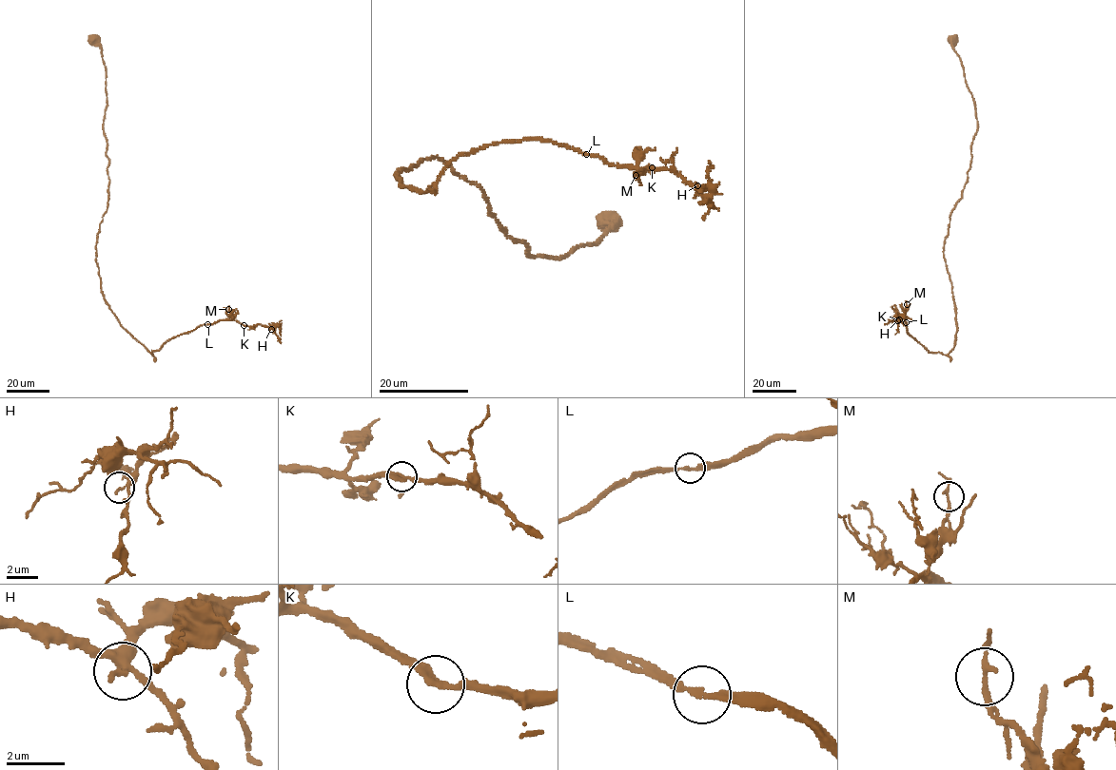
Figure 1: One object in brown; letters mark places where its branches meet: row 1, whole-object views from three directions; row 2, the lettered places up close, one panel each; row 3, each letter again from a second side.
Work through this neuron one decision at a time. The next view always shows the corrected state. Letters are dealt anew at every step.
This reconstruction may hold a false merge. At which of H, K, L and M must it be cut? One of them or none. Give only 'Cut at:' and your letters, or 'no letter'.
Cut at: no letter

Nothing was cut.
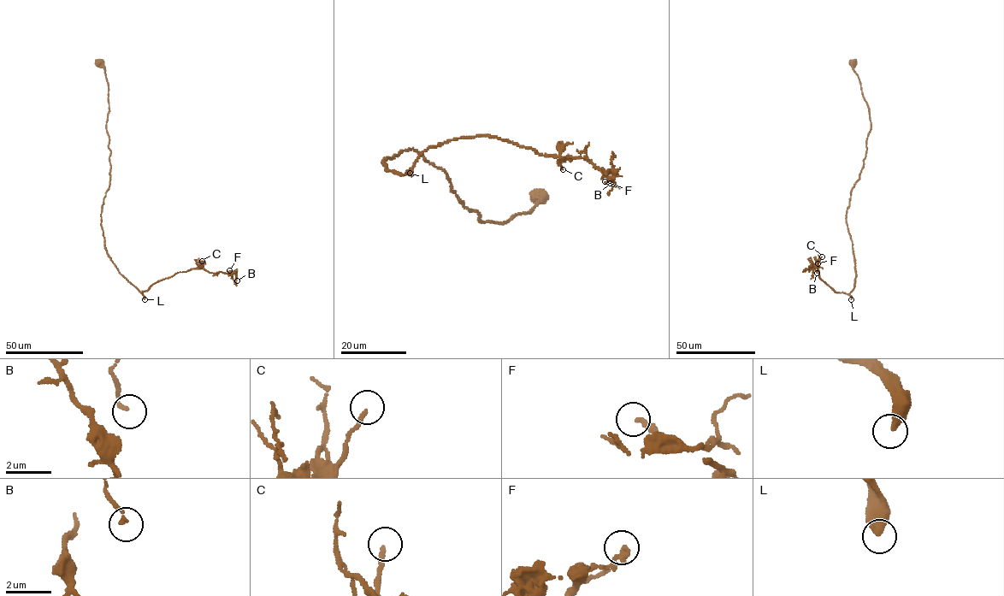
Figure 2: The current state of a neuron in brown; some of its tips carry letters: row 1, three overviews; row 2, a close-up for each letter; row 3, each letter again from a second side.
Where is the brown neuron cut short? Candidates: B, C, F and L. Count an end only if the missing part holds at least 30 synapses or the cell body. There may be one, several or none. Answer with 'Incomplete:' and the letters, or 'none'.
Incomplete: L

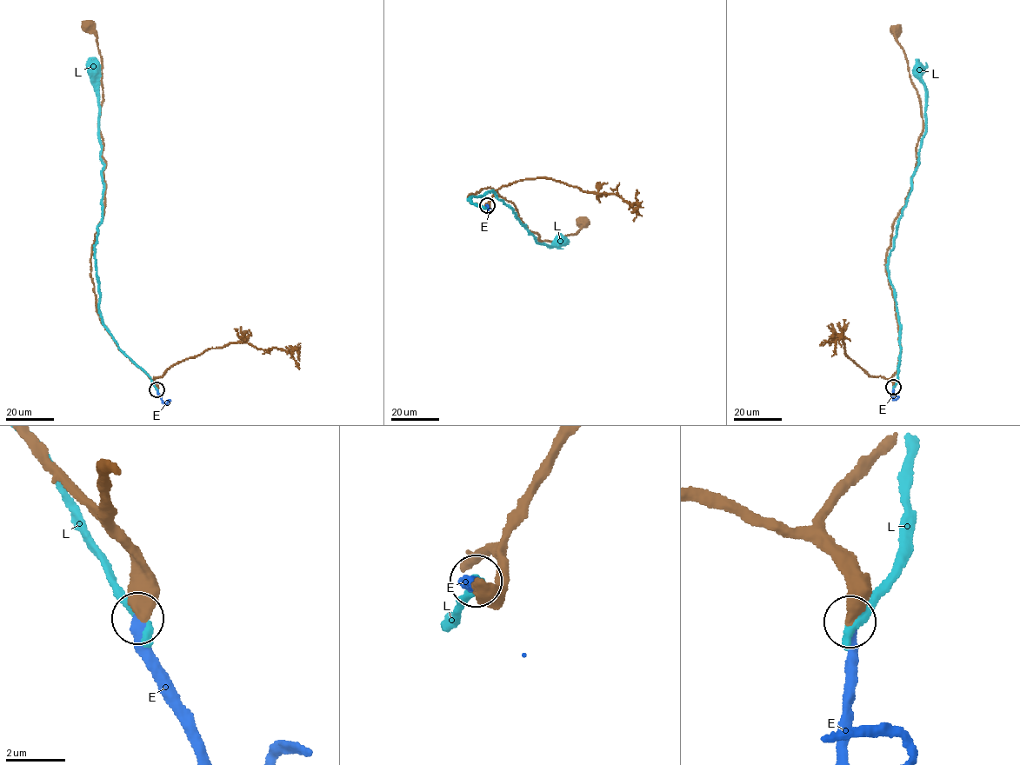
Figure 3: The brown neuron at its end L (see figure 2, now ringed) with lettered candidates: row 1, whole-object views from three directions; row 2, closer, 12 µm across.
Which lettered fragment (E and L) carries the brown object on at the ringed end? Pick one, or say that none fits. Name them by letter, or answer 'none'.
E

